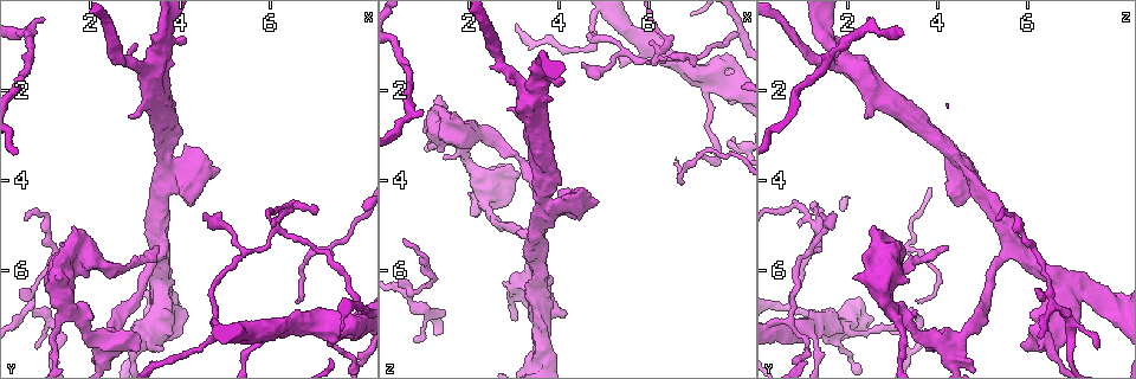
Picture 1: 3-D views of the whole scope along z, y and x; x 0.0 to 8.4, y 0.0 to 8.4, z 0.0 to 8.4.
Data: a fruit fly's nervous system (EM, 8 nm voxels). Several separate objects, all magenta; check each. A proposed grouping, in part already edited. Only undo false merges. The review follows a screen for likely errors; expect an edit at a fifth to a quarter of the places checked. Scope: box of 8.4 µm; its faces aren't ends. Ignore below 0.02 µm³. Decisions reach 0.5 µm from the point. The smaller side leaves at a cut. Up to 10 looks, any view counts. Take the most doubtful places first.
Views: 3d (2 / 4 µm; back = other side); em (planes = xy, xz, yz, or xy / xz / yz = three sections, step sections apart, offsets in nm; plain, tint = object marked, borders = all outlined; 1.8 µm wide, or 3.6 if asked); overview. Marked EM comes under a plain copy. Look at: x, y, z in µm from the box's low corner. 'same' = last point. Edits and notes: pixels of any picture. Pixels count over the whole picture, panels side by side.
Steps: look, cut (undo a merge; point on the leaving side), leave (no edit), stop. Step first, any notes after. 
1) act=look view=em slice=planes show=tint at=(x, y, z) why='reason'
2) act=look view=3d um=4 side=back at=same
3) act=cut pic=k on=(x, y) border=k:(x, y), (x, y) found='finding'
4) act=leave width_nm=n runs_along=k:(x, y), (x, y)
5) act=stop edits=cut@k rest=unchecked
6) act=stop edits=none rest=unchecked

act=look view=em slice=planes show=tint at=(3.30, 1.55, 2.15) why='sudden change in width'

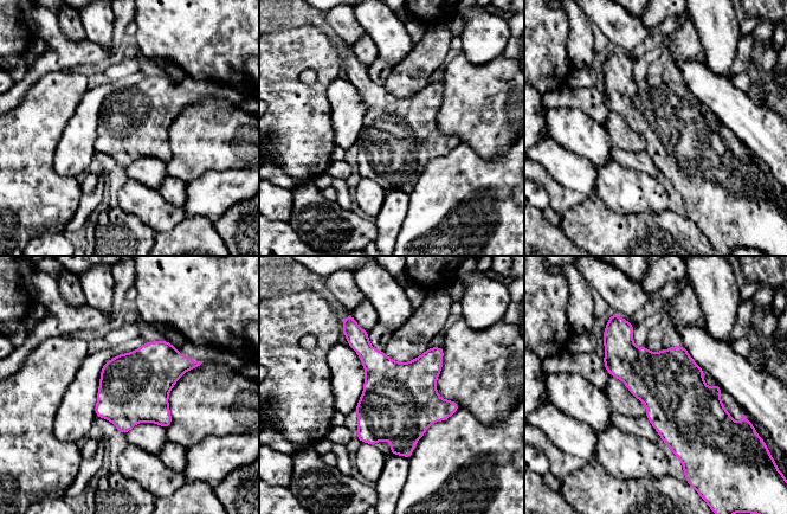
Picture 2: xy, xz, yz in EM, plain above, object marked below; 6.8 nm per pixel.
act=leave found='all the same neuron'

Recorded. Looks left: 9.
act=look view=em slice=planes show=borders at=(3.80, 4.05, 4.80) why='sharp bend'

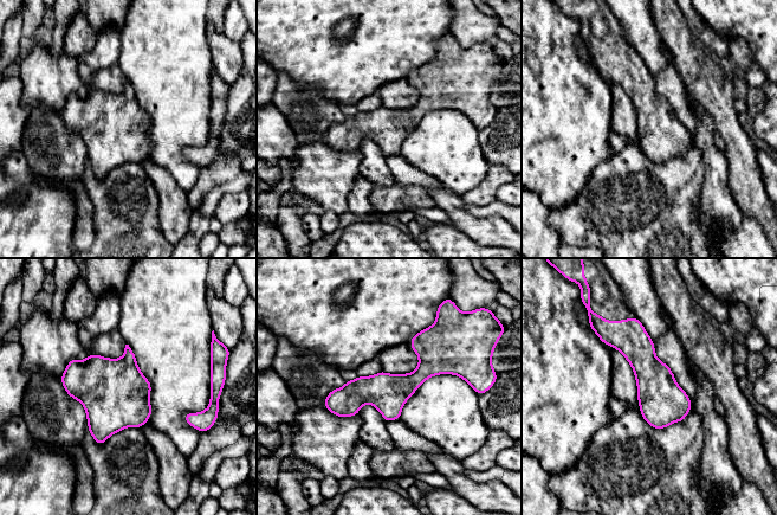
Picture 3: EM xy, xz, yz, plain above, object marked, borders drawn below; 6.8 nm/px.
act=leave runs_along=3:(455, 366), (327, 403) found='continuous, no second neuron'

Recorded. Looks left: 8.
act=look view=em slice=xz step=8 show=tint at=(0.70, 6.80, 6.55) why='abrupt turn'

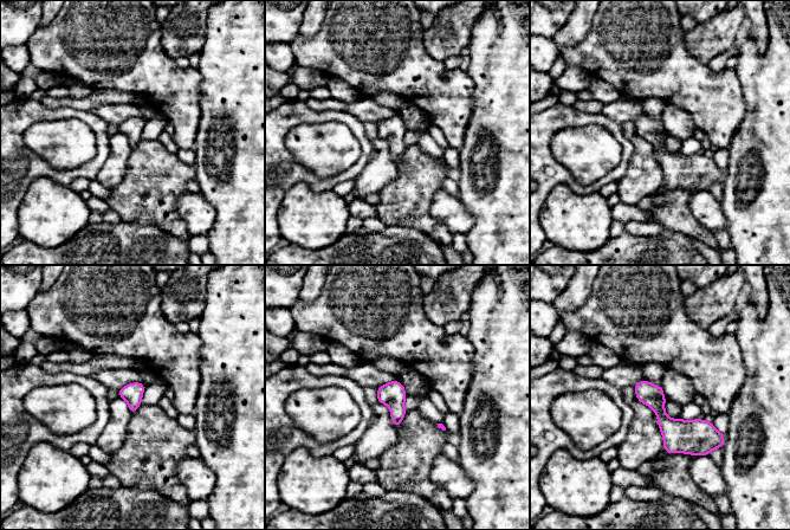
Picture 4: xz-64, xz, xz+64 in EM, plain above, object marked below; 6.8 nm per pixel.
act=look view=em slice=planes show=tint at=same why='another direction'

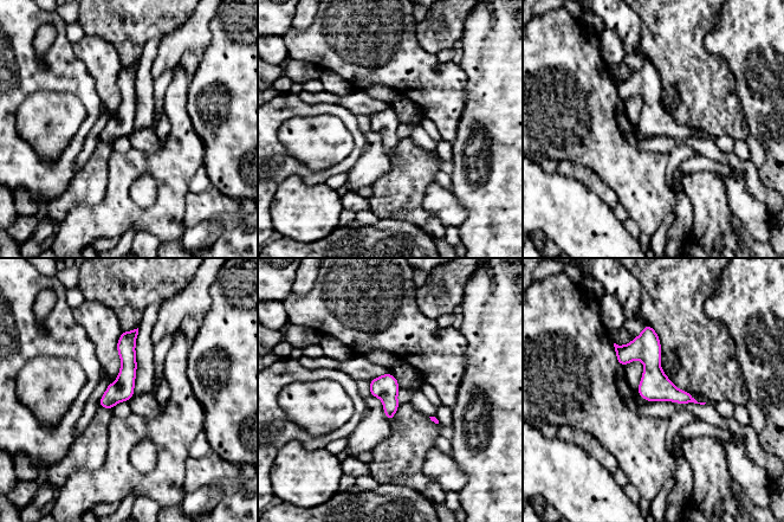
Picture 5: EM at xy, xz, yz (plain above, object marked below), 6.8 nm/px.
act=leave runs_along=5:(647, 328), (653, 374), (689, 399) found='continuous, no second neuron'

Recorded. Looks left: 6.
act=look view=3d um=4 at=(6.10, 5.20, 1.35) why='abrupt turn'

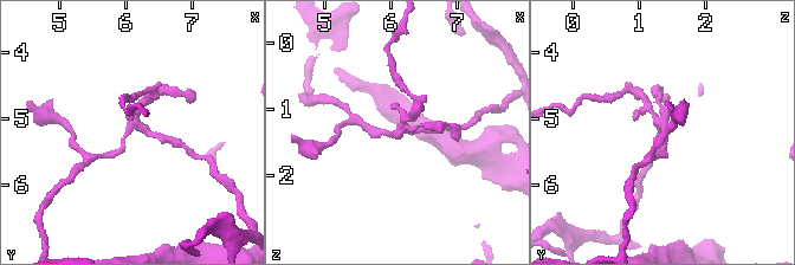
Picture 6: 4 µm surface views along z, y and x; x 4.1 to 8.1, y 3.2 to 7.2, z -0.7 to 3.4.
act=look view=em slice=planes show=borders at=(6.10, 5.15, 1.35) arms=3

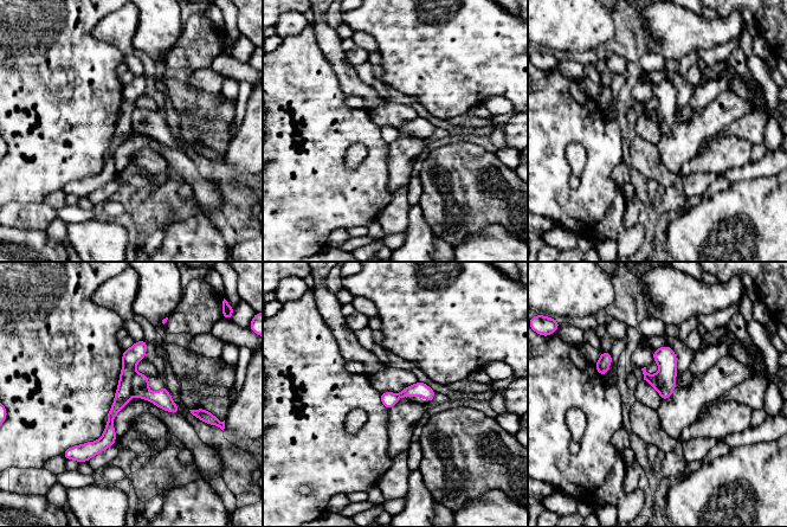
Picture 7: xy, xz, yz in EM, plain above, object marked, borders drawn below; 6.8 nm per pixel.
act=cut pic=7 on=(140, 383) part_leaving=7:(135, 379), (175, 410) found='a second neuron is stuck on'

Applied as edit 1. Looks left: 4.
act=stop edits=cut@7 rest=unchecked

